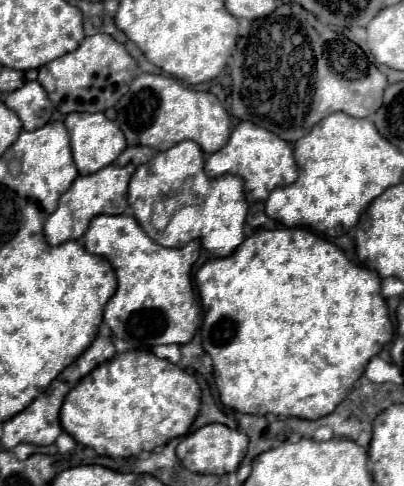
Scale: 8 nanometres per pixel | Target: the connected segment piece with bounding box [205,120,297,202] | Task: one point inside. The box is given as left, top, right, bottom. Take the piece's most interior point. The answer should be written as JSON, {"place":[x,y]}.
{"place":[264,161]}

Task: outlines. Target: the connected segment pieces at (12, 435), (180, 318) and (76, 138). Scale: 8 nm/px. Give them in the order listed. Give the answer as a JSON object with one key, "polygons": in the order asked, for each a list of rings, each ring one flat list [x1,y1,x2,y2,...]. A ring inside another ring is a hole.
{"polygons":[[[53,380,49,388,43,390,43,394,39,394,21,414,9,418,7,422,3,422,3,438,1,438,1,448,9,450,13,446,17,446,19,442,29,442,29,444,37,444,37,446,49,446,57,440,57,436,63,432,61,422,59,422,59,408,63,404,63,398,67,396,67,392,71,390,69,382,63,380]],[[129,214,93,218,83,236,83,246,91,254,105,256,117,274,117,292,105,306,105,324,115,338,135,348,151,350,159,344,187,344,199,326,200,304,192,282,192,269,199,258,199,240,183,248,165,248,153,242,139,222]],[[73,112,67,114,65,126,71,136,71,150,73,150,73,160,79,170,79,174,93,174,93,170,101,170,101,166,111,164,127,146,125,136,121,134,119,126,115,126,103,112]]]}

